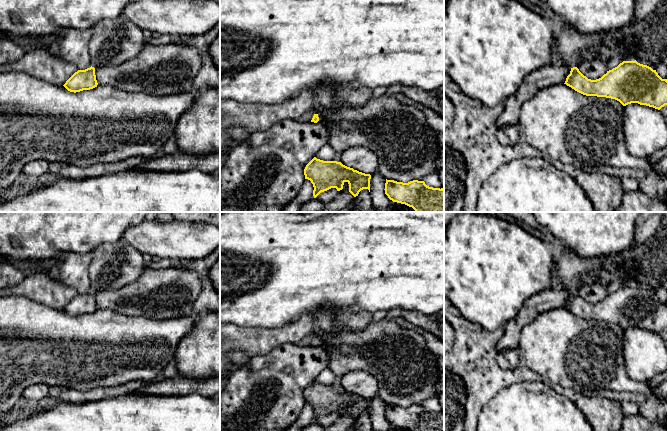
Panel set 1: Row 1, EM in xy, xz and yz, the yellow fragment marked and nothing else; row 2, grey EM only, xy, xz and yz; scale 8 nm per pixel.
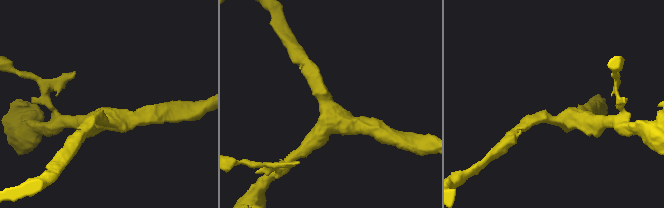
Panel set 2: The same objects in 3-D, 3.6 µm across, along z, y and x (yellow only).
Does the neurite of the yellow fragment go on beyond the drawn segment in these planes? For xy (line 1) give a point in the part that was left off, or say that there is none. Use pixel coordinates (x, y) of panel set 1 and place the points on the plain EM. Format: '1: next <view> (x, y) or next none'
1: next xy (114, 265)

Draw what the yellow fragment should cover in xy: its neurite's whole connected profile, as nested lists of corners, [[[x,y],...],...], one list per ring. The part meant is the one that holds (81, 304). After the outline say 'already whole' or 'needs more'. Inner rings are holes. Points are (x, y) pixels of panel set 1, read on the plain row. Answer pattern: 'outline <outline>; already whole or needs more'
outline [[[122,238],[99,245],[88,268],[91,291],[75,296],[63,309],[70,316],[97,311],[95,293],[117,290],[137,280],[144,270],[143,254]]]; needs more

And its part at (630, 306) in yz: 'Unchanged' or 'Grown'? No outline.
Grown

